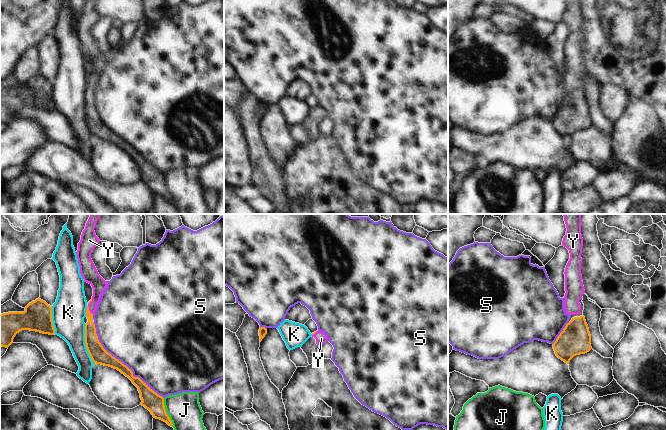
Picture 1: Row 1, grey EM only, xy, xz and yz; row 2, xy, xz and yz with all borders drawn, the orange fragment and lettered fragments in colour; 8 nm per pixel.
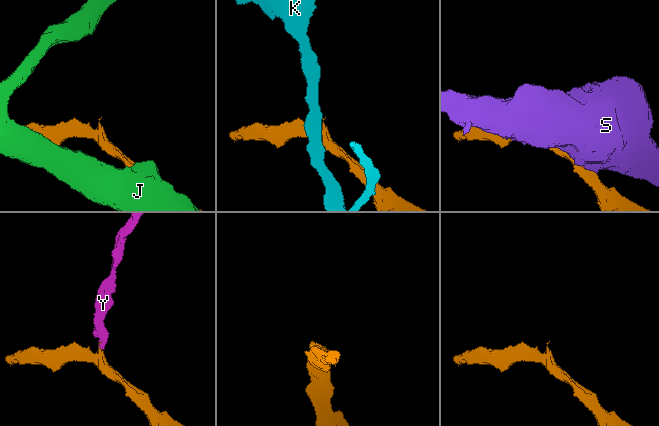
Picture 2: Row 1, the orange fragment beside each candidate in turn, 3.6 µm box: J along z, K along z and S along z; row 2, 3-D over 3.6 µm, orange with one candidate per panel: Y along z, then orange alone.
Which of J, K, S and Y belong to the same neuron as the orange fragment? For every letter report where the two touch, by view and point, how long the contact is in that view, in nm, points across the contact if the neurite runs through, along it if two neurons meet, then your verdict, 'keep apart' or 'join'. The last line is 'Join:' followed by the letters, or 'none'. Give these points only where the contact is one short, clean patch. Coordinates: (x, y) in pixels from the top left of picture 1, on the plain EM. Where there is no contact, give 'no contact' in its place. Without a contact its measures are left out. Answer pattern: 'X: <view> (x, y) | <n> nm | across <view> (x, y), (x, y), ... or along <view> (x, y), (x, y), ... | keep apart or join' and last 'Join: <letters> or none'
J: xy (166, 188) | 240 nm | keep apart
K: xy (85, 119) | 320 nm | keep apart
S: xy (121, 138) | 850 nm | keep apart
Y: xy (88, 86) | 80 nm | across xy (91, 115), (88, 86), (95, 76), (98, 60) | join
Join: Y

